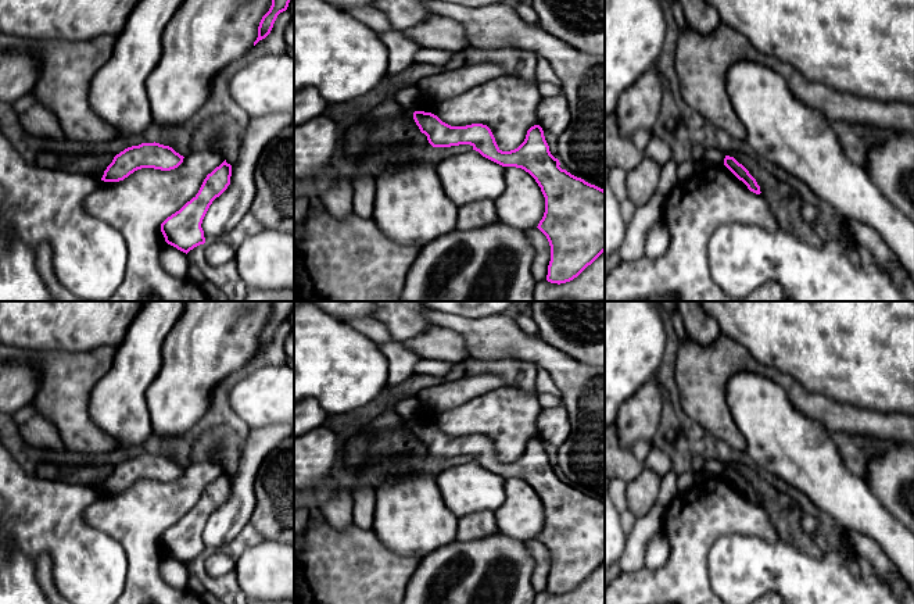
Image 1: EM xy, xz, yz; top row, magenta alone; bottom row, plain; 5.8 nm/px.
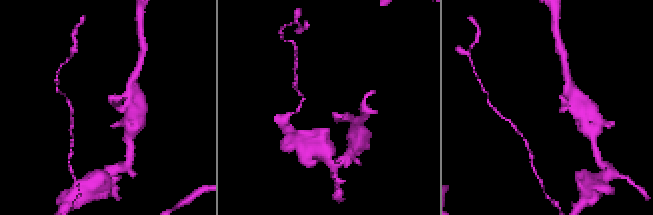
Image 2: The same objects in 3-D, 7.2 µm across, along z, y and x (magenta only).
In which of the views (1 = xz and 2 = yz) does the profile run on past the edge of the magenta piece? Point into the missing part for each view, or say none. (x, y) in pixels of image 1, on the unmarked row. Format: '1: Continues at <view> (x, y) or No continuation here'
1: No continuation here
2: No continuation here

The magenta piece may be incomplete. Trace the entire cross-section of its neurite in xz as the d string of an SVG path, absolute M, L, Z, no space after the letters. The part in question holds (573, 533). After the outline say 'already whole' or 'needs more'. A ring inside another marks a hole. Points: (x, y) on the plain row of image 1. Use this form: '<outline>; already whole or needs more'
M415 422L413 430L433 458L470 455L483 468L502 478L521 479L535 490L545 508L545 523L537 539L551 557L548 593L560 596L573 592L605 562L605 501L562 480L559 471L551 465L540 436L527 442L524 453L517 460L502 462L487 436L451 437L424 422Z; already whole

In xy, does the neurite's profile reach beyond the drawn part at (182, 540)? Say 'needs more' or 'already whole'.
already whole

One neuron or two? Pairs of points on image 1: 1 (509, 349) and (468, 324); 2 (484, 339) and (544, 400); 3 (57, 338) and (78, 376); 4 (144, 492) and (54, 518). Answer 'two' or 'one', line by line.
1: one
2: two
3: two
4: two

